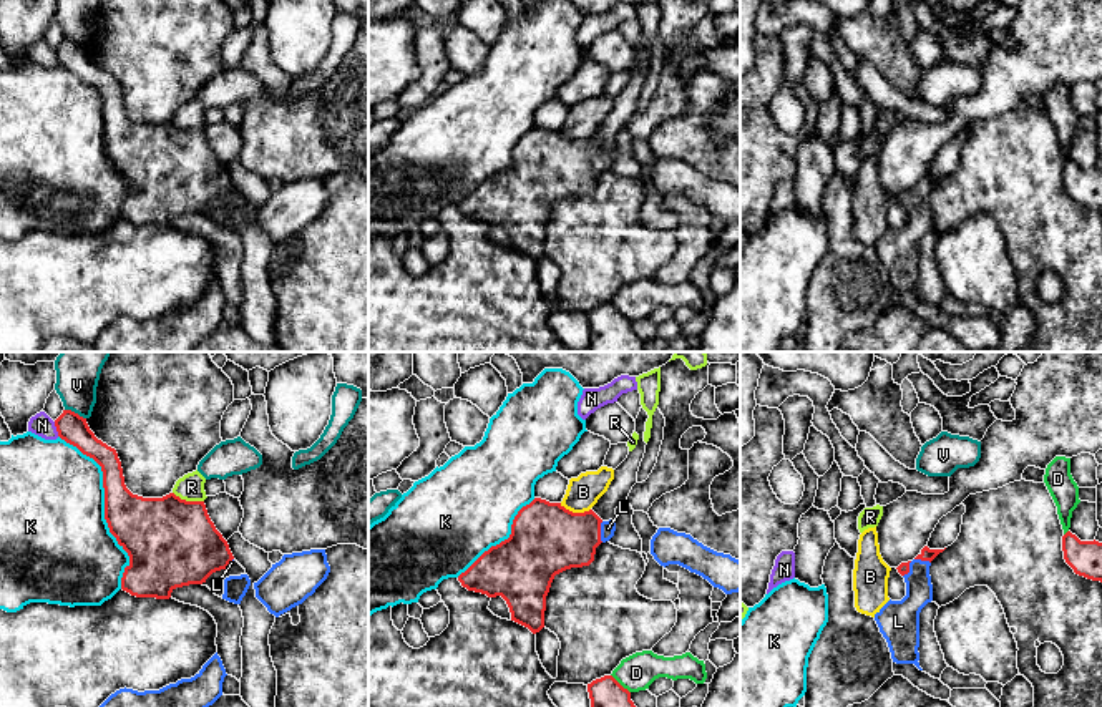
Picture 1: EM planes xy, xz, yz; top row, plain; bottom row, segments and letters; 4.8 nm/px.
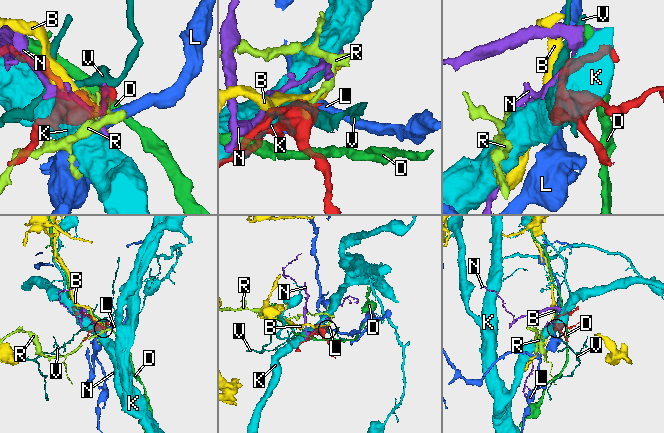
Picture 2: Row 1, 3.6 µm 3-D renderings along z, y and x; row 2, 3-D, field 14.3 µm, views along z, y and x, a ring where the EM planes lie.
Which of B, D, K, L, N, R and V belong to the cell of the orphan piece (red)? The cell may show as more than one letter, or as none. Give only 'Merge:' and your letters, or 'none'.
Merge: L

